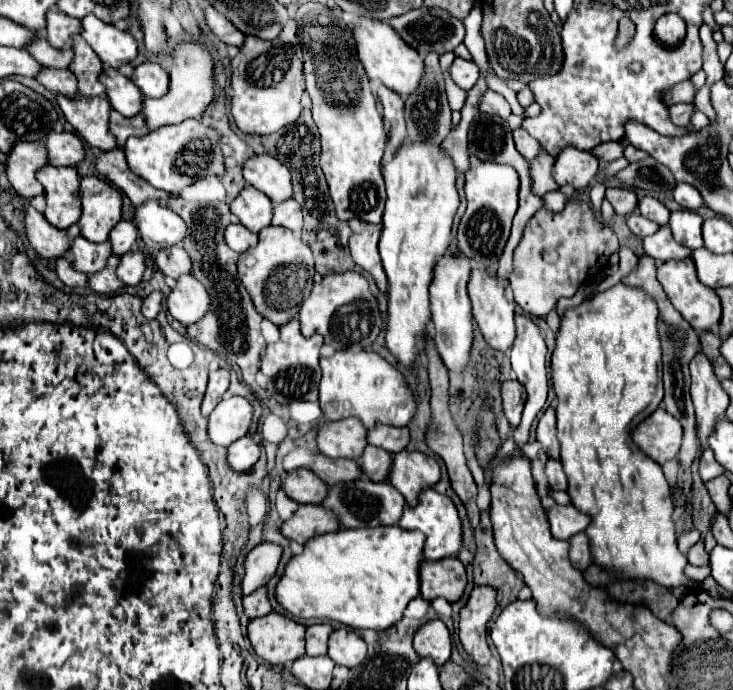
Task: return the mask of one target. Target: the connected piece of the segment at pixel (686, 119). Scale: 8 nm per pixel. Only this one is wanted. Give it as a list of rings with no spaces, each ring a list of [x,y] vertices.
[[[678,103],[678,105],[672,105],[672,107],[670,107],[670,117],[672,117],[672,121],[674,121],[676,125],[688,127],[694,109],[696,109],[696,107],[694,107],[692,103]]]

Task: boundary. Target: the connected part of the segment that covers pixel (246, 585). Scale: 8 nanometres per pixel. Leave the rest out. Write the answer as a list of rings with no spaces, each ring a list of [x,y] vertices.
[[[260,543],[256,545],[244,561],[244,569],[246,575],[242,579],[242,593],[248,595],[252,591],[256,591],[256,587],[266,585],[266,581],[270,581],[278,569],[282,557],[282,547],[276,543]]]

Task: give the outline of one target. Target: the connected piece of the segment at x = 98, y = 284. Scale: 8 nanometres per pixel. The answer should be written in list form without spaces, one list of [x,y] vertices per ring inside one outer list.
[[[112,255],[112,259],[108,259],[108,267],[98,271],[96,275],[90,275],[88,287],[92,287],[96,293],[116,293],[116,291],[124,289],[126,285],[116,277],[118,263],[120,263],[120,257]]]

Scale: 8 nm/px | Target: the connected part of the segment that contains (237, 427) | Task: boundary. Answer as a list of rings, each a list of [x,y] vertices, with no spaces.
[[[226,397],[210,413],[208,435],[216,445],[232,445],[250,429],[254,407],[246,397]]]

